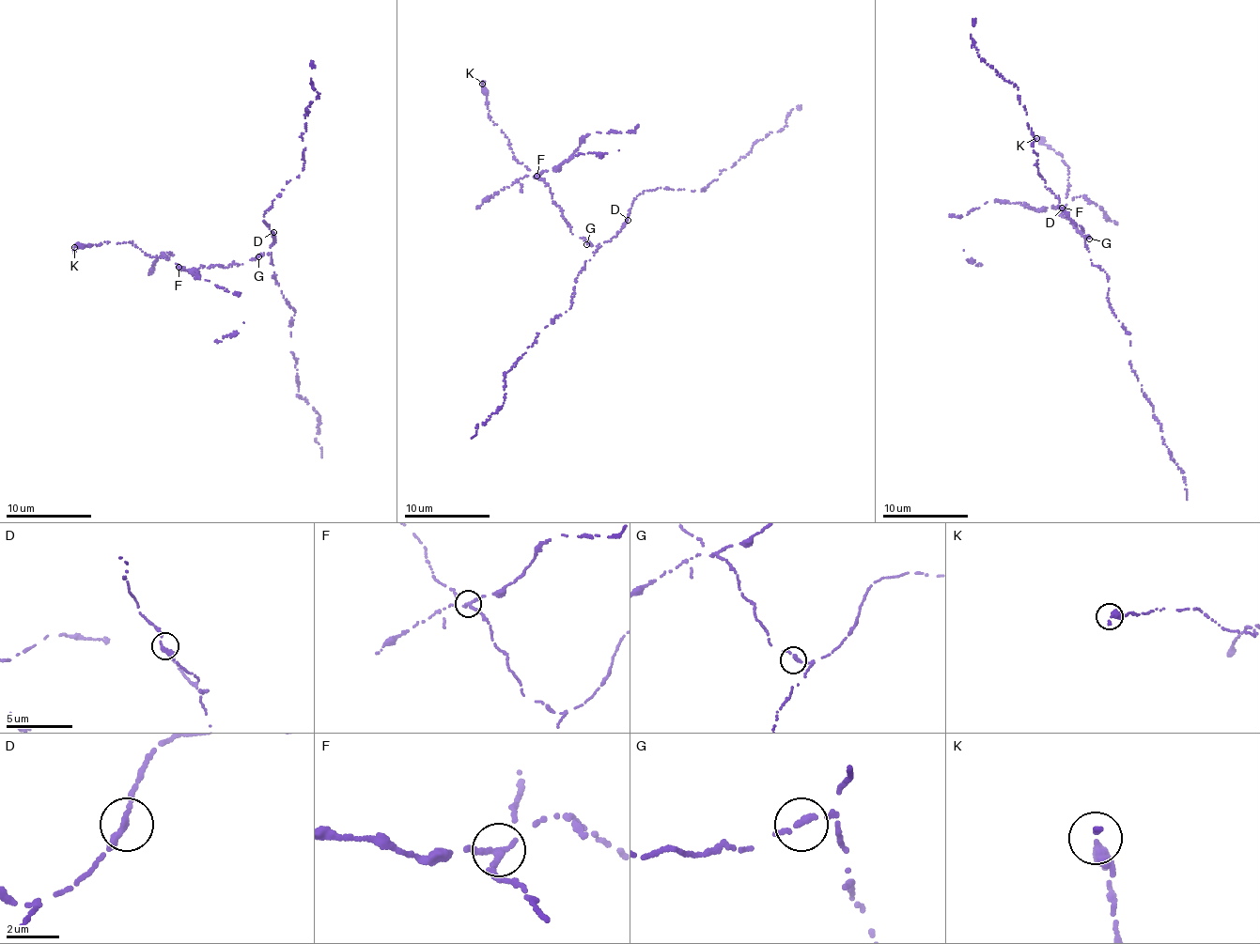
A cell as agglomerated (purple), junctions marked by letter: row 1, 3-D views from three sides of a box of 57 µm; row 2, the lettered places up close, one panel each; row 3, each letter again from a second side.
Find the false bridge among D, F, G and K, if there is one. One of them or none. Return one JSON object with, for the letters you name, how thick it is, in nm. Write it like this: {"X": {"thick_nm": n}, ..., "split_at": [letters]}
{"F": {"thick_nm": 260}, "split_at": ["F"]}

